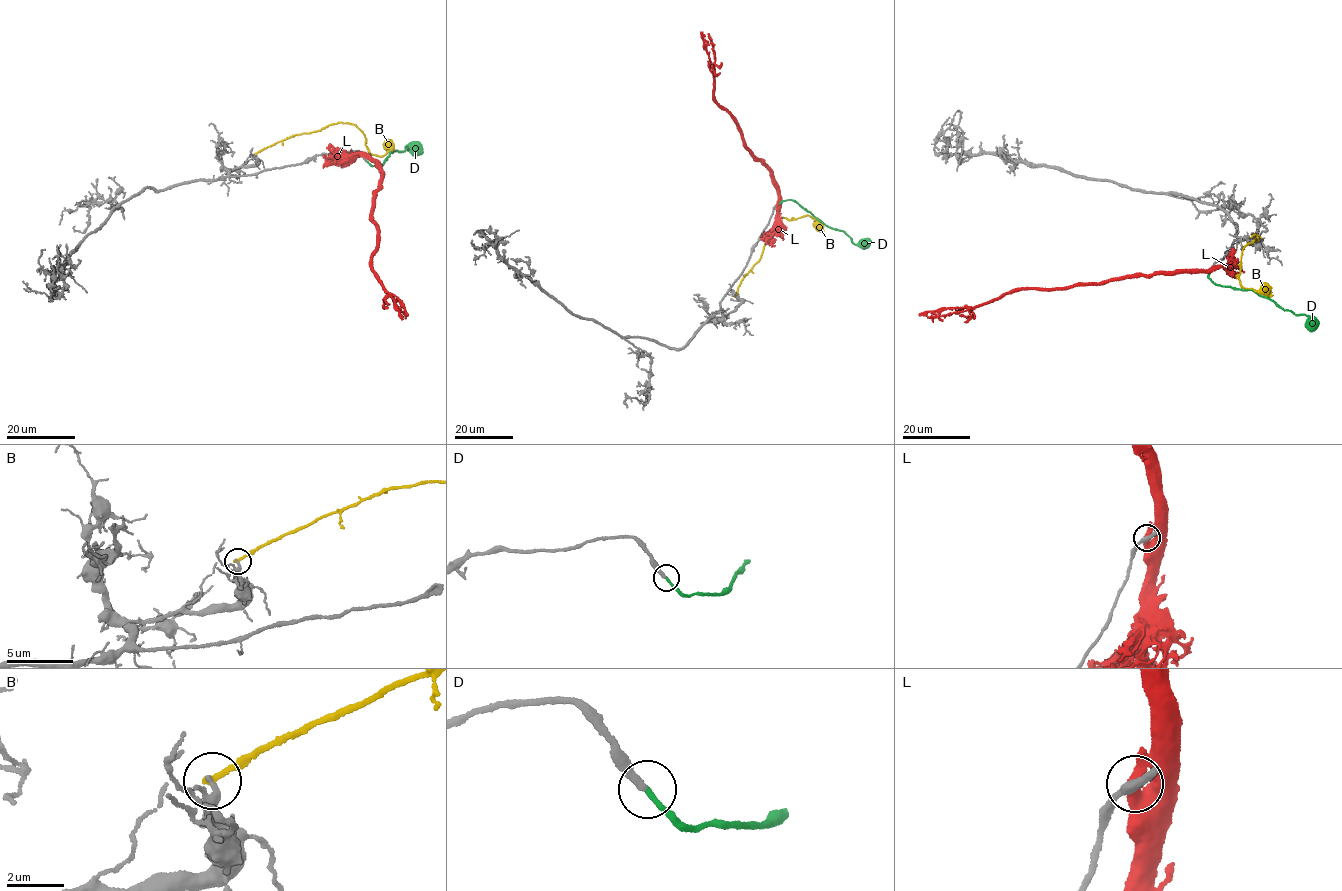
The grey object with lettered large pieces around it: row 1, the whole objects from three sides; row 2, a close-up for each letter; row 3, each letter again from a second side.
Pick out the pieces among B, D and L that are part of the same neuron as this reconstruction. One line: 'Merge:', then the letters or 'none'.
Merge: D

